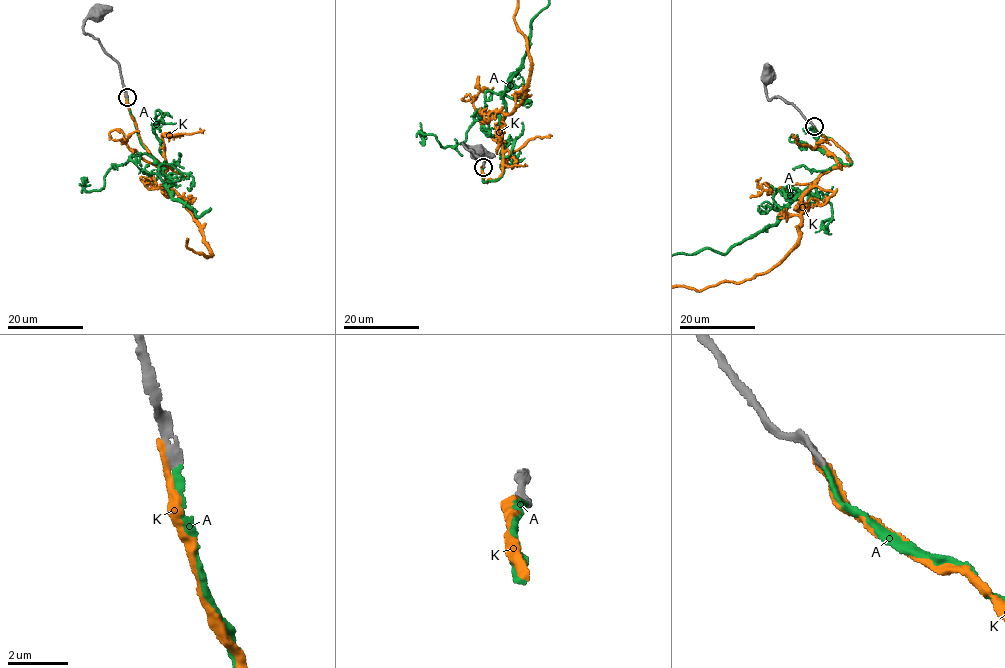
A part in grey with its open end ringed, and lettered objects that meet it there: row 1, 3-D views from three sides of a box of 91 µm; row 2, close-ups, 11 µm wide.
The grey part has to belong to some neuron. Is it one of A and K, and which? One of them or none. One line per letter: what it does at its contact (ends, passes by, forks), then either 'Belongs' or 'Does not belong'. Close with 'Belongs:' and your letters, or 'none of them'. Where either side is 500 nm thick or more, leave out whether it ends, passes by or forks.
A: It ends there. Belongs
K: It ends there. Does not belong
Belongs: A

